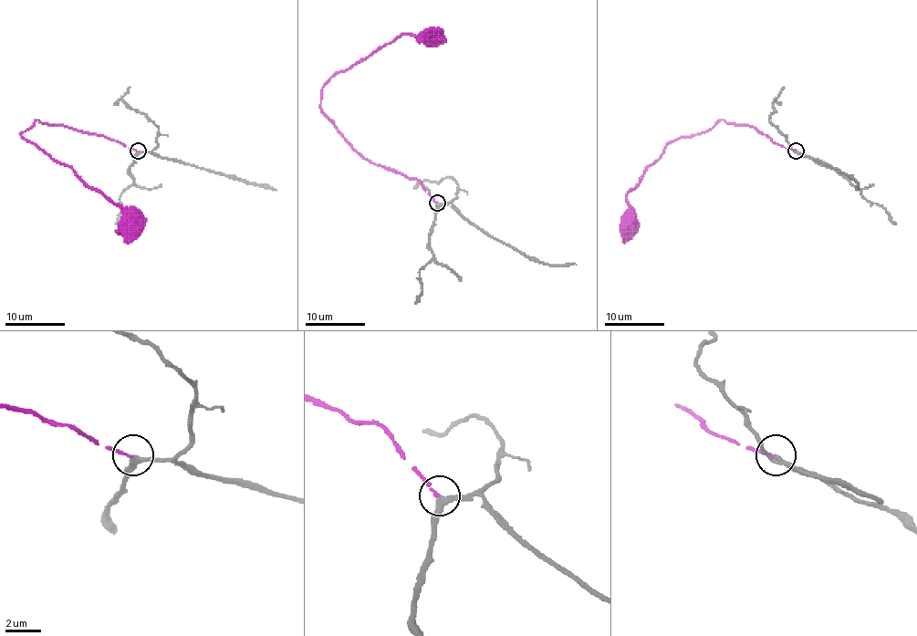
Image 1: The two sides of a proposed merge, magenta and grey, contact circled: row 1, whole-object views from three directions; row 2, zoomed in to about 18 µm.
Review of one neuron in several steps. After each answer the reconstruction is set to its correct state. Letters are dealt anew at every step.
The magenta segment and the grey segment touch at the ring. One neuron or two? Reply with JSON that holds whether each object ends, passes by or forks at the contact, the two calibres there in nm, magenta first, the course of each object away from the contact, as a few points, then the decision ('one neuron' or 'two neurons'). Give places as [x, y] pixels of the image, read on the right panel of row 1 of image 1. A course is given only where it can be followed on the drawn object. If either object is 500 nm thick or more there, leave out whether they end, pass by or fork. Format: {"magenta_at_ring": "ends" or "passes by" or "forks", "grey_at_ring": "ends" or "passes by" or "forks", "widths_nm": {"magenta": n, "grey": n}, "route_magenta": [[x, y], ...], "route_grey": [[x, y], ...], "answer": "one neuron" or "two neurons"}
{"magenta_at_ring": "ends", "grey_at_ring": "passes by", "widths_nm": {"magenta": 120, "grey": 240}, "route_magenta": [[796, 151], [749, 126], [721, 119], [703, 133], [681, 136], [627, 194], [629, 220]], "route_grey": [[796, 151], [849, 176], [857, 183], [857, 190]], "answer": "one neuron"}

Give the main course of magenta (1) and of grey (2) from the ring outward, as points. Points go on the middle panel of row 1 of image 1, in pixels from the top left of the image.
1: (437, 203), (416, 179), (362, 157), (322, 110), (320, 99), (333, 77), (390, 42), (411, 33), (428, 36)
2: (437, 203), (451, 203), (491, 236), (530, 257), (547, 265), (576, 265)

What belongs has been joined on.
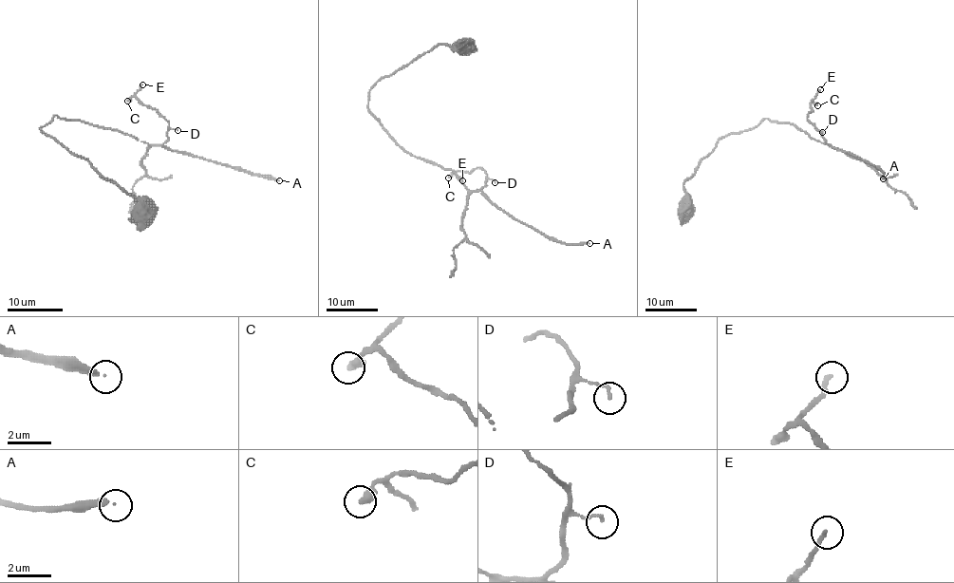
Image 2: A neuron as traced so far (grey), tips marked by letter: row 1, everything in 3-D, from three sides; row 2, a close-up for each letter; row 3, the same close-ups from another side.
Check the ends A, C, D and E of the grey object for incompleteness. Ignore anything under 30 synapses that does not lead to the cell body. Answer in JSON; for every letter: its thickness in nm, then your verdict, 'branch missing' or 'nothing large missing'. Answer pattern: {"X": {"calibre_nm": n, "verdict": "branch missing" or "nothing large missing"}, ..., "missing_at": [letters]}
{"A": {"calibre_nm": 200, "verdict": "branch missing"}, "C": {"calibre_nm": 380, "verdict": "nothing large missing"}, "D": {"calibre_nm": 90, "verdict": "nothing large missing"}, "E": {"calibre_nm": 190, "verdict": "branch missing"}, "missing_at": ["A", "E"]}

